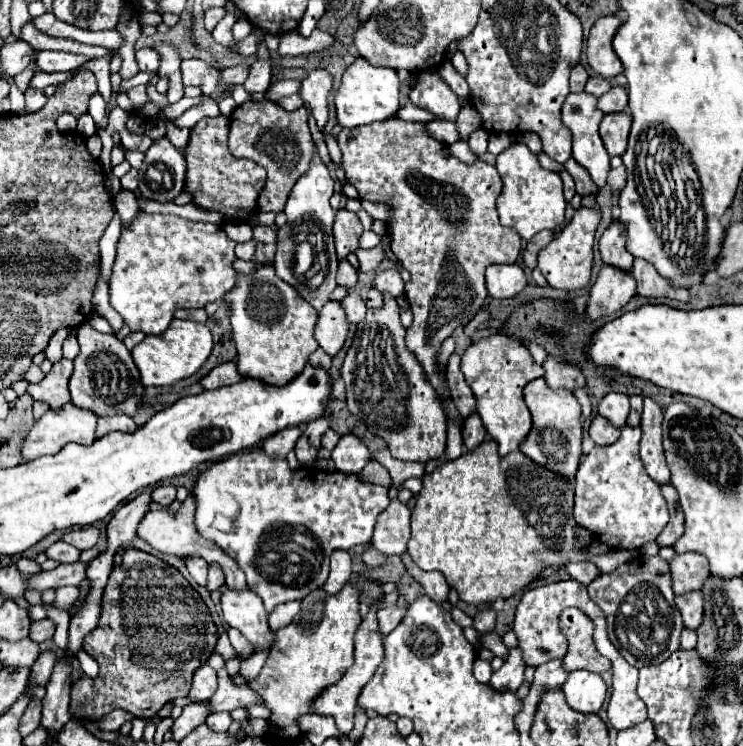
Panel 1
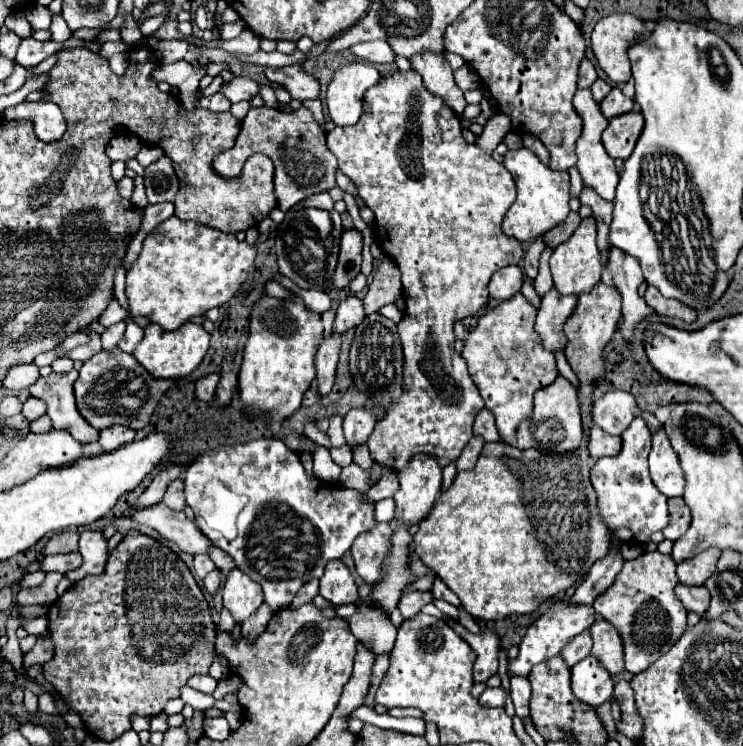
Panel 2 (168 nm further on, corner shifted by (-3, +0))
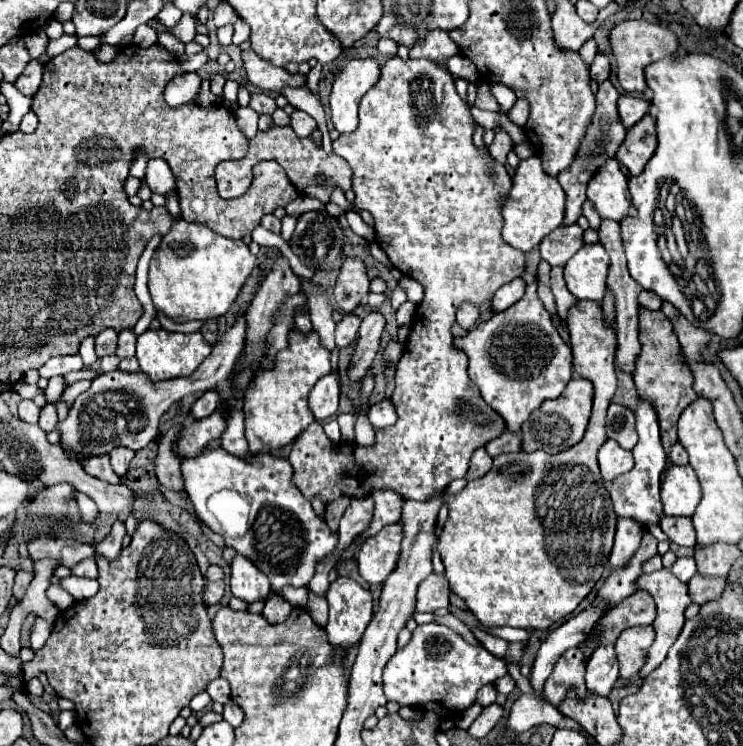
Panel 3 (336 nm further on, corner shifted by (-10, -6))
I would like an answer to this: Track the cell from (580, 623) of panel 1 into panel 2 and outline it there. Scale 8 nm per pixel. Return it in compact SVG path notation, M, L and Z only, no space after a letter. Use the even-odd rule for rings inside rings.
M599 617L591 625L591 635L593 635L591 655L597 655L611 675L621 673L625 667L623 667L623 641L619 631L609 621Z

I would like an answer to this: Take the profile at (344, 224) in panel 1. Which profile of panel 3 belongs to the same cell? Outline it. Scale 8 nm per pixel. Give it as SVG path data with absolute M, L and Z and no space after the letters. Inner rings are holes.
M348 257L344 259L344 265L340 269L336 287L334 287L334 299L336 305L344 311L352 311L360 303L364 303L368 295L370 279L366 275L366 265L360 257Z

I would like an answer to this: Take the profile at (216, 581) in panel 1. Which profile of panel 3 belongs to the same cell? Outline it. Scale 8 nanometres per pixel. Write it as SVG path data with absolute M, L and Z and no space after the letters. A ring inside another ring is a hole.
M214 581L214 583L208 583L206 589L204 589L204 601L208 605L212 603L218 603L222 597L224 597L224 581Z

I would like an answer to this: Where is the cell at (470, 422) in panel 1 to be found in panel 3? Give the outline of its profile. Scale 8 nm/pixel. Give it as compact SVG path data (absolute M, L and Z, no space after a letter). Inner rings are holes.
M484 447L476 449L474 455L472 455L472 461L470 461L470 467L468 467L468 473L466 473L466 479L478 479L482 475L486 475L492 467L492 457L486 453Z

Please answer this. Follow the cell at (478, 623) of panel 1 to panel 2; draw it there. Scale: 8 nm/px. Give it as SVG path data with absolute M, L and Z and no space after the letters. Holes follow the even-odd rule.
M449 618L445 622L463 639L467 639L467 643L475 649L477 653L477 661L475 661L475 669L473 669L473 681L475 683L485 683L489 677L497 675L499 663L497 663L497 647L499 647L499 639L495 633L483 629L479 635L473 635L463 627L460 623L454 622Z

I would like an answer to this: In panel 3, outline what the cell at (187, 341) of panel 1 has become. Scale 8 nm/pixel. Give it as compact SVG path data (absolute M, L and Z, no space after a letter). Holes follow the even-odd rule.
M148 329L138 337L136 343L136 359L140 361L140 369L152 379L176 379L176 377L188 377L192 375L198 365L210 355L212 345L208 345L200 333L170 333L166 329Z

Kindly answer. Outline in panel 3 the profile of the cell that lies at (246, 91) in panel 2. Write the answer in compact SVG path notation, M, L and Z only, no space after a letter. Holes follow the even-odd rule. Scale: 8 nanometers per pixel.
M252 93L248 107L254 109L256 113L268 113L268 115L272 115L274 109L276 109L276 101L268 93Z

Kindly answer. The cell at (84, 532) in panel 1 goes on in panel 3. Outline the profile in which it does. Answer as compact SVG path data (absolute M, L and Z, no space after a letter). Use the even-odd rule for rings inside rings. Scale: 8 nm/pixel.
M40 537L32 543L28 543L30 557L34 561L38 559L54 559L64 567L74 567L76 563L94 557L94 547L88 543L80 543L76 539L50 539Z

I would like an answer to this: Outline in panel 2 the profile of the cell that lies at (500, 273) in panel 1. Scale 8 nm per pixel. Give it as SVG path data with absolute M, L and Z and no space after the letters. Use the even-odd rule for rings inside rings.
M505 267L493 273L489 283L489 297L497 301L511 299L523 285L523 273L519 267Z

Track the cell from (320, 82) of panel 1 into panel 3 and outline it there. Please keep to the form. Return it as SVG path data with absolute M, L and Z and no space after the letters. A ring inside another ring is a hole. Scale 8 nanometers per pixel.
M242 51L242 59L248 79L262 91L280 93L286 87L306 87L306 75L288 73L284 67L274 67L272 63L260 59L254 51Z

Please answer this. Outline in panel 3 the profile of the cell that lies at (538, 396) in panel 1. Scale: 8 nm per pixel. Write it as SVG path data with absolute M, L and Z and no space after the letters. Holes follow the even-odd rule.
M572 379L558 399L544 401L522 425L522 451L544 451L548 455L562 453L582 441L592 407L592 385L586 379Z

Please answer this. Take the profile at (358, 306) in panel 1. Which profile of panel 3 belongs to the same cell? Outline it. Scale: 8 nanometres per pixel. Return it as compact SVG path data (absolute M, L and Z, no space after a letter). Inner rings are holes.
M346 313L342 317L342 321L336 325L336 345L342 349L342 347L348 347L354 343L356 335L358 335L358 327L360 327L360 317L354 315L354 313Z

